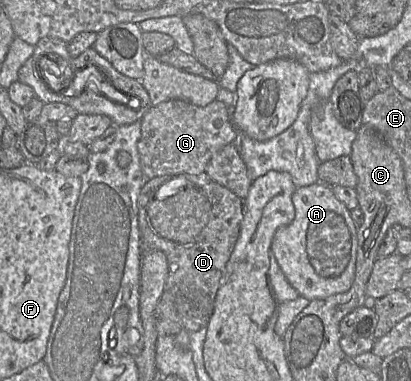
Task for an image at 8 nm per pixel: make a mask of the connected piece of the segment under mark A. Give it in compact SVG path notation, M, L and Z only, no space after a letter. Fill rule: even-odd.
M320 181L296 188L292 195L292 203L295 210L293 221L276 230L270 246L287 281L299 296L309 301L346 292L354 280L357 253L357 227L350 211L334 196L331 186Z

